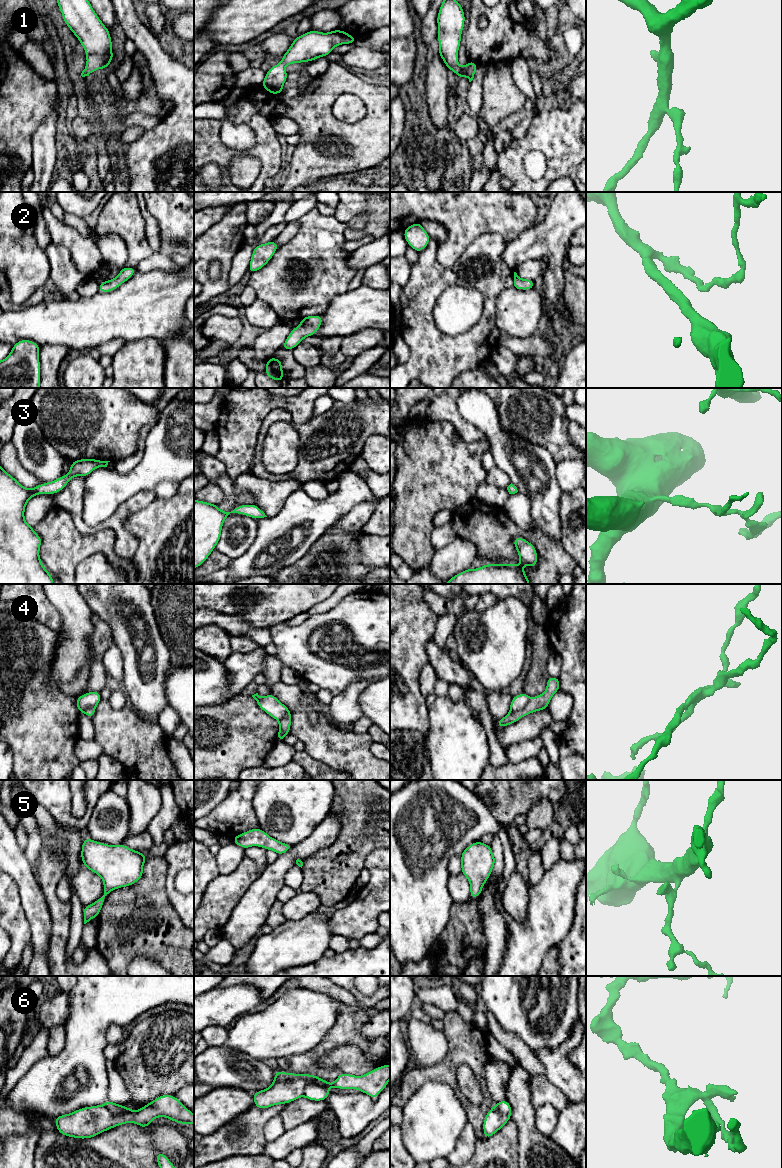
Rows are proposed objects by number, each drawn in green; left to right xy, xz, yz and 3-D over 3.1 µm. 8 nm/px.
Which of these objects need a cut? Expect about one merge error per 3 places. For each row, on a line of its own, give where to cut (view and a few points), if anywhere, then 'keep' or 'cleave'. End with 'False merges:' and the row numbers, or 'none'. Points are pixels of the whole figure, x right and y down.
1: no cut; keep
2: no cut; keep
3: no cut; keep
4: cut in yz along (531, 699), (523, 708), (510, 713); cleave
5: no cut; keep
6: cut in xz along (327, 1088), (308, 1084), (302, 1095); cleave
False merges: 4, 6

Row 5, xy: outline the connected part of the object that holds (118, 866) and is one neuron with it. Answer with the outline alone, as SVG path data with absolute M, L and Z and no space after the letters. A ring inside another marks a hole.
M87 837L84 839L81 860L85 868L101 877L104 884L103 895L83 907L84 924L99 917L105 898L111 891L131 886L142 878L146 858L146 854L125 844L108 845Z

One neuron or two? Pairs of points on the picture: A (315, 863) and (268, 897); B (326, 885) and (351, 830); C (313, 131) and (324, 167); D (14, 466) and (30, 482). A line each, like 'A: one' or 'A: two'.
A: two
B: one
C: one
D: one

